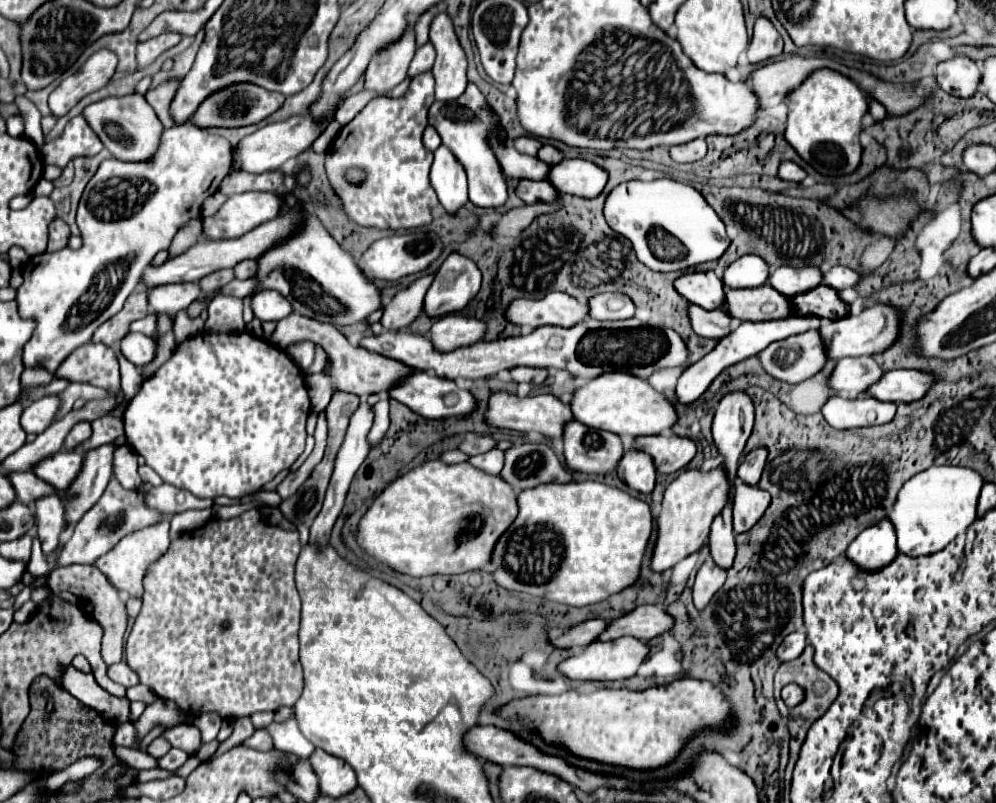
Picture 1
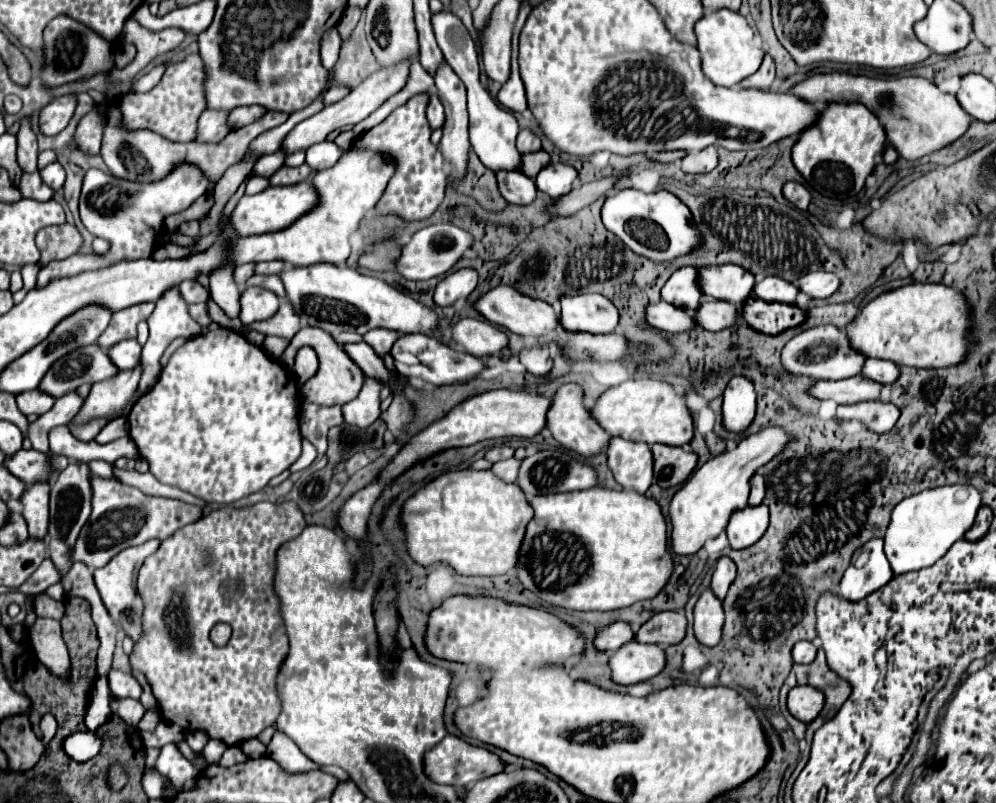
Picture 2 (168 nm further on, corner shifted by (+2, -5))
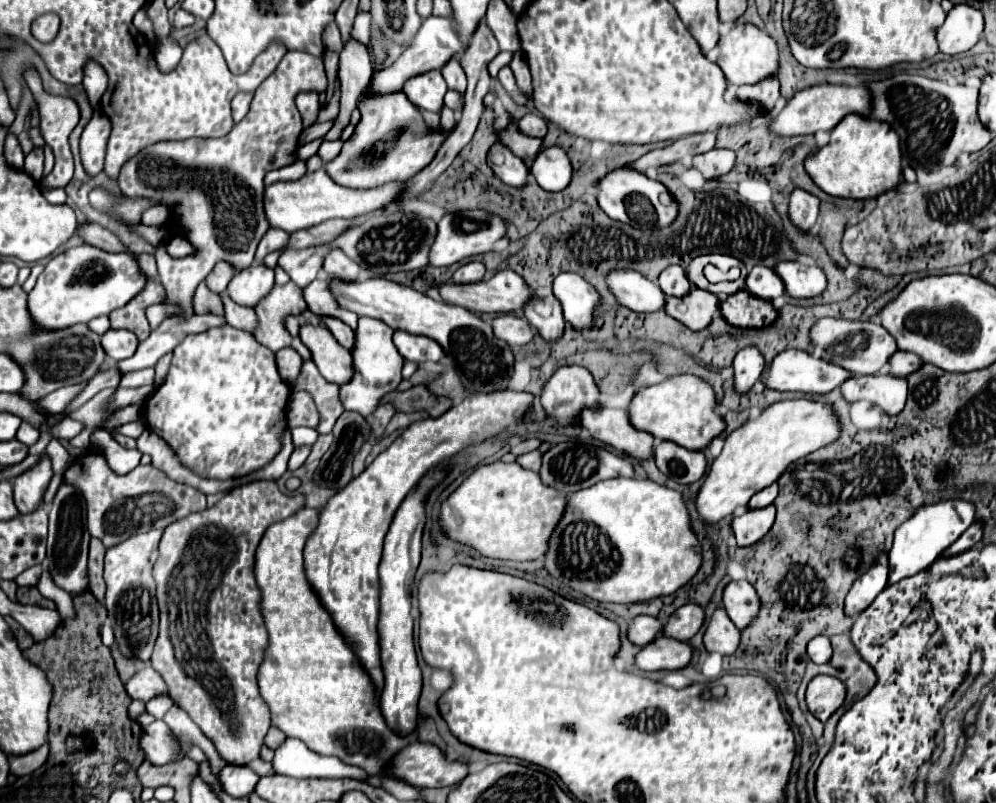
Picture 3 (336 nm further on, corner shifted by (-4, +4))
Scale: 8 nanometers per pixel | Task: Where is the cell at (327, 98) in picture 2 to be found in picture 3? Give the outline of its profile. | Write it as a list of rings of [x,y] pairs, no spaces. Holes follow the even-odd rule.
[[[350,39],[342,53],[340,53],[340,69],[338,77],[342,81],[342,95],[340,95],[340,115],[336,125],[326,133],[324,139],[336,141],[342,133],[342,129],[350,123],[350,113],[356,109],[356,101],[362,93],[362,89],[368,85],[372,77],[372,65],[368,49],[358,45],[354,39]]]

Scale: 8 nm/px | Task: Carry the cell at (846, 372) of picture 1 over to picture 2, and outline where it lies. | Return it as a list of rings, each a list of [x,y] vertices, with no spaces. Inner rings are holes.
[[[878,358],[864,360],[864,368],[862,368],[864,378],[870,378],[880,384],[892,384],[898,378],[898,374],[900,374],[898,366],[890,360],[878,360]]]

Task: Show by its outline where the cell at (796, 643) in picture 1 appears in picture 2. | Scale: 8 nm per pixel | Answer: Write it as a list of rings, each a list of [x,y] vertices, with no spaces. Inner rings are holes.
[[[800,640],[792,648],[792,660],[798,664],[810,664],[816,656],[816,646],[808,640]]]

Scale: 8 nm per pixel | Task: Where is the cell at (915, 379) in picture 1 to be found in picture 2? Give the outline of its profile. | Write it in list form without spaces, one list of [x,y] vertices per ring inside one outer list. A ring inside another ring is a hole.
[[[852,376],[846,380],[822,380],[816,382],[816,386],[810,390],[820,400],[834,400],[838,404],[858,404],[866,400],[880,400],[882,384],[876,384],[874,380],[868,380],[864,376]]]

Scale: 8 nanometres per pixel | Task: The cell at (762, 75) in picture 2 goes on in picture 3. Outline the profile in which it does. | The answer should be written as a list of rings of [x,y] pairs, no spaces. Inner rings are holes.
[[[770,77],[756,85],[742,85],[738,89],[738,99],[744,103],[760,105],[762,117],[768,117],[780,101],[780,83],[776,77]]]

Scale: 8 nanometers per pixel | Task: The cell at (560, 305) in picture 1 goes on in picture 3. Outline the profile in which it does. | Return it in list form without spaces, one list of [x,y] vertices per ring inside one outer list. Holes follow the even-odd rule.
[[[506,269],[506,271],[498,271],[492,279],[488,281],[478,281],[478,283],[452,283],[452,281],[446,281],[446,283],[438,283],[436,285],[442,301],[450,303],[450,305],[462,305],[466,309],[472,309],[472,311],[478,311],[478,313],[512,313],[512,311],[520,311],[524,305],[526,305],[526,299],[530,299],[530,289],[526,287],[524,279]]]

